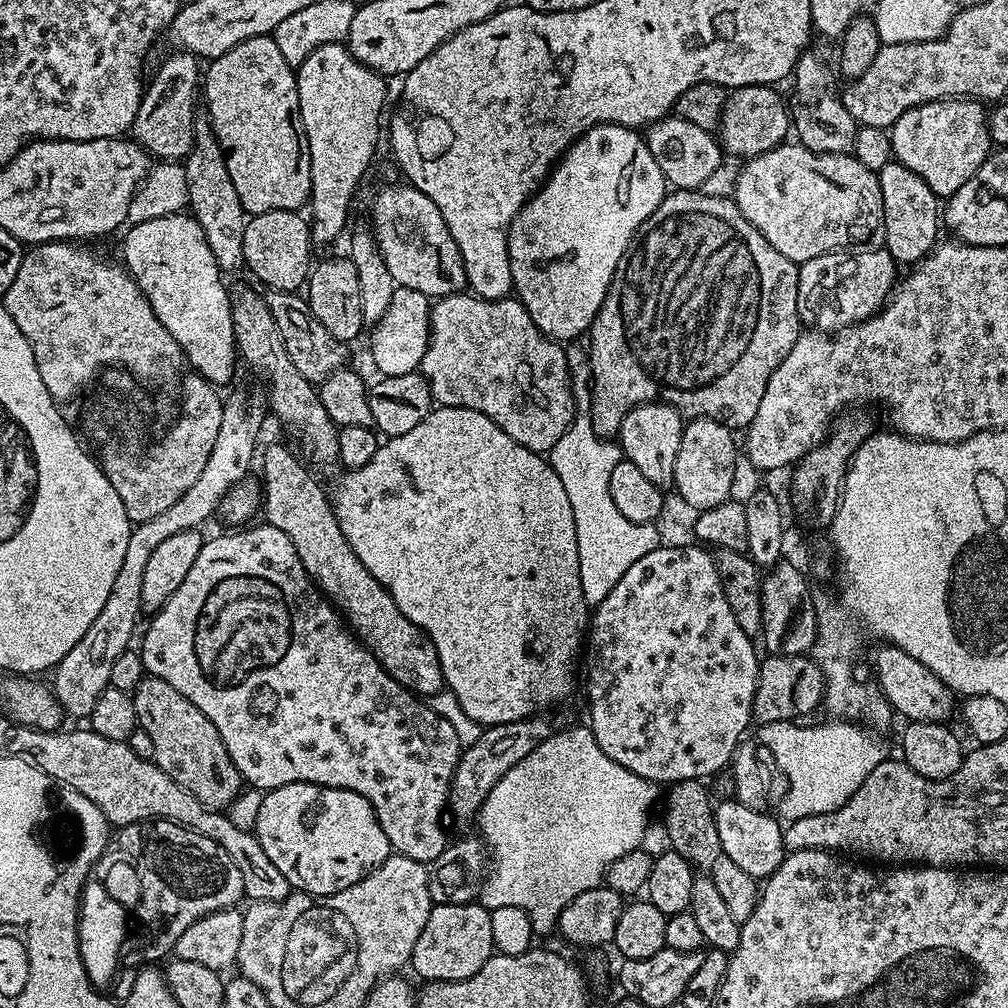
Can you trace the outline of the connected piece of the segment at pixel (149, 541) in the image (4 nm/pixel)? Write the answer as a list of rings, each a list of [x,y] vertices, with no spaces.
[[[240,396],[234,397],[233,400],[225,399],[222,410],[222,426],[218,429],[218,439],[214,442],[214,450],[210,450],[210,458],[206,458],[206,467],[202,470],[202,474],[198,474],[198,482],[194,482],[194,486],[190,486],[190,490],[186,490],[186,494],[182,494],[182,498],[178,498],[178,502],[174,502],[174,506],[169,506],[168,509],[162,510],[162,514],[157,514],[156,517],[133,527],[130,542],[126,542],[126,554],[122,558],[122,567],[119,568],[117,576],[114,577],[114,587],[110,589],[110,594],[102,606],[102,611],[98,614],[98,618],[94,618],[90,630],[86,630],[86,634],[82,634],[82,642],[78,642],[78,646],[74,646],[74,650],[70,650],[70,654],[66,654],[66,658],[62,658],[62,662],[56,665],[54,669],[56,677],[50,680],[52,691],[55,692],[58,702],[64,707],[64,711],[69,717],[91,717],[94,706],[98,703],[98,698],[110,686],[110,669],[114,667],[118,654],[129,651],[131,644],[128,643],[131,642],[132,635],[136,632],[136,623],[139,622],[140,616],[142,617],[144,607],[142,577],[146,571],[146,561],[149,560],[150,554],[154,554],[156,547],[165,538],[170,538],[174,534],[182,534],[182,530],[203,529],[203,524],[211,516],[217,515],[220,502],[232,489],[232,485],[249,475],[248,467],[251,466],[252,455],[256,452],[256,439],[259,438],[260,431],[264,428],[264,412],[266,416],[265,405],[260,404],[251,404],[250,401],[244,401]]]

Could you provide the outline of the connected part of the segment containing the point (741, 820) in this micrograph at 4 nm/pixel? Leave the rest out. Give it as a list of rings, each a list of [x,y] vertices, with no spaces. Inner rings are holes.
[[[735,798],[717,803],[714,811],[720,850],[723,856],[730,858],[730,862],[746,870],[746,874],[750,874],[758,882],[767,880],[774,874],[774,870],[778,870],[778,866],[782,866],[786,855],[784,828],[775,815],[772,817],[768,812],[750,810],[750,806],[742,806]]]

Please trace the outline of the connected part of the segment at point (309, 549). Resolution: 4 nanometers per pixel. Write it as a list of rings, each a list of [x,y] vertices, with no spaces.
[[[272,444],[264,452],[264,461],[260,464],[260,472],[264,475],[263,519],[294,542],[294,550],[298,550],[298,558],[308,577],[340,613],[353,637],[374,654],[390,678],[420,698],[429,698],[435,692],[443,693],[446,685],[434,642],[430,642],[428,635],[398,610],[398,602],[394,602],[378,578],[358,562],[358,554],[354,554],[350,542],[346,542],[342,534],[342,526],[338,526],[329,493],[320,489],[319,482],[311,476],[309,465],[293,452],[284,444]]]

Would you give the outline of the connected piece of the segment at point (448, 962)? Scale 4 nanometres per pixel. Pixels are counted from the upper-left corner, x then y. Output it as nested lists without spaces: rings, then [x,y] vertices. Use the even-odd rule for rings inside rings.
[[[479,902],[471,904],[438,904],[433,903],[430,910],[430,918],[426,918],[426,927],[422,929],[422,934],[418,934],[418,942],[414,942],[414,950],[412,951],[412,959],[410,961],[410,968],[413,968],[418,975],[421,976],[421,981],[431,982],[437,980],[438,982],[458,982],[470,978],[474,974],[478,974],[478,970],[482,970],[482,966],[486,966],[486,962],[494,955],[494,934],[492,933],[492,914],[489,909],[485,908]]]

